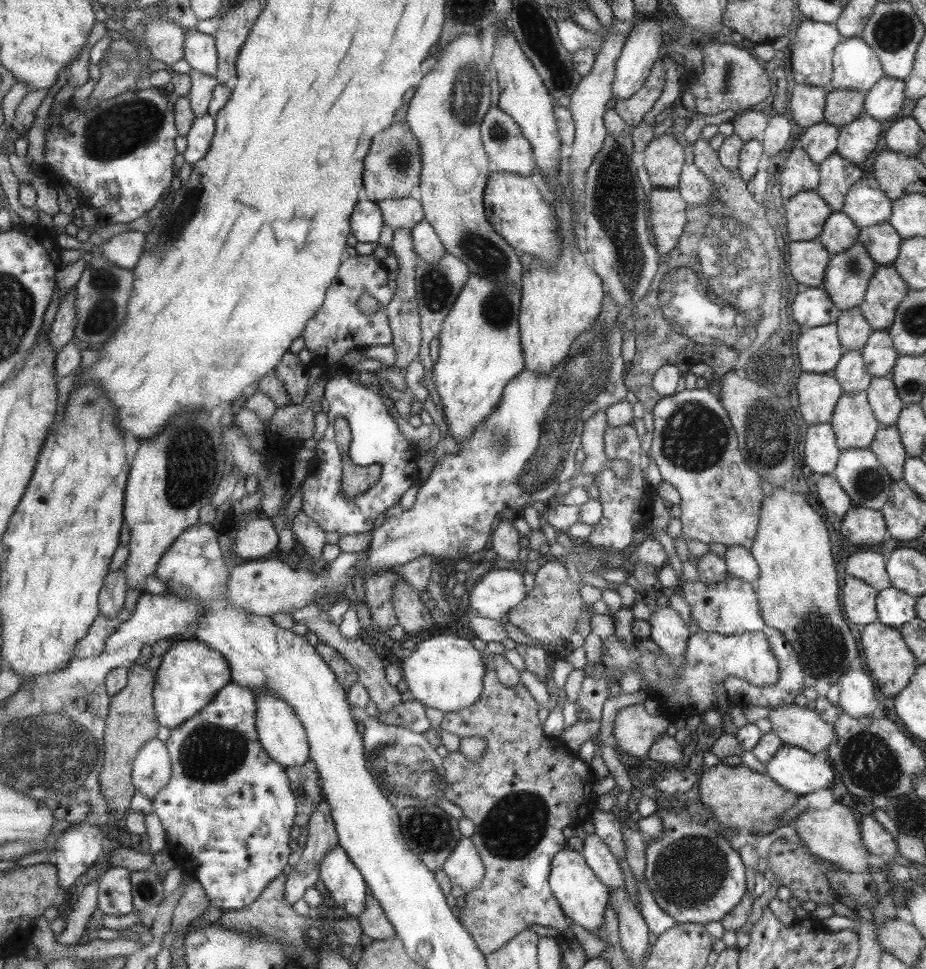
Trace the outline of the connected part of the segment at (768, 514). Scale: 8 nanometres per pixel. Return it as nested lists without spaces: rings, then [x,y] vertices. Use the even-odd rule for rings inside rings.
[[[775,487],[760,508],[759,527],[750,552],[760,568],[754,584],[767,625],[787,637],[810,676],[838,683],[850,662],[858,658],[858,648],[842,614],[828,528],[820,514],[812,510],[798,490],[787,492],[784,487]]]

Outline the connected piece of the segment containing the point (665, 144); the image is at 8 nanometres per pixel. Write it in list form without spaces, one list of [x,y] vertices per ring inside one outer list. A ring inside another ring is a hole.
[[[672,133],[654,137],[644,154],[644,166],[654,188],[676,189],[682,178],[684,150],[678,140],[672,138]]]

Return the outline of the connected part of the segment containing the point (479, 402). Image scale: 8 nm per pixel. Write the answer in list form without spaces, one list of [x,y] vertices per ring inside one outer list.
[[[471,273],[443,323],[443,330],[438,336],[441,347],[438,362],[433,367],[433,381],[441,396],[441,403],[444,404],[444,412],[450,424],[448,431],[458,444],[462,444],[474,432],[476,425],[487,419],[487,416],[499,406],[504,387],[526,367],[519,329],[521,305],[522,290],[516,285],[493,281],[478,273]]]

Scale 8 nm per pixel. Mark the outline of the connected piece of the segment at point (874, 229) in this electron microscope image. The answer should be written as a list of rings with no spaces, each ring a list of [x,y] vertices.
[[[890,222],[860,229],[859,239],[880,265],[892,265],[899,258],[903,238]]]

